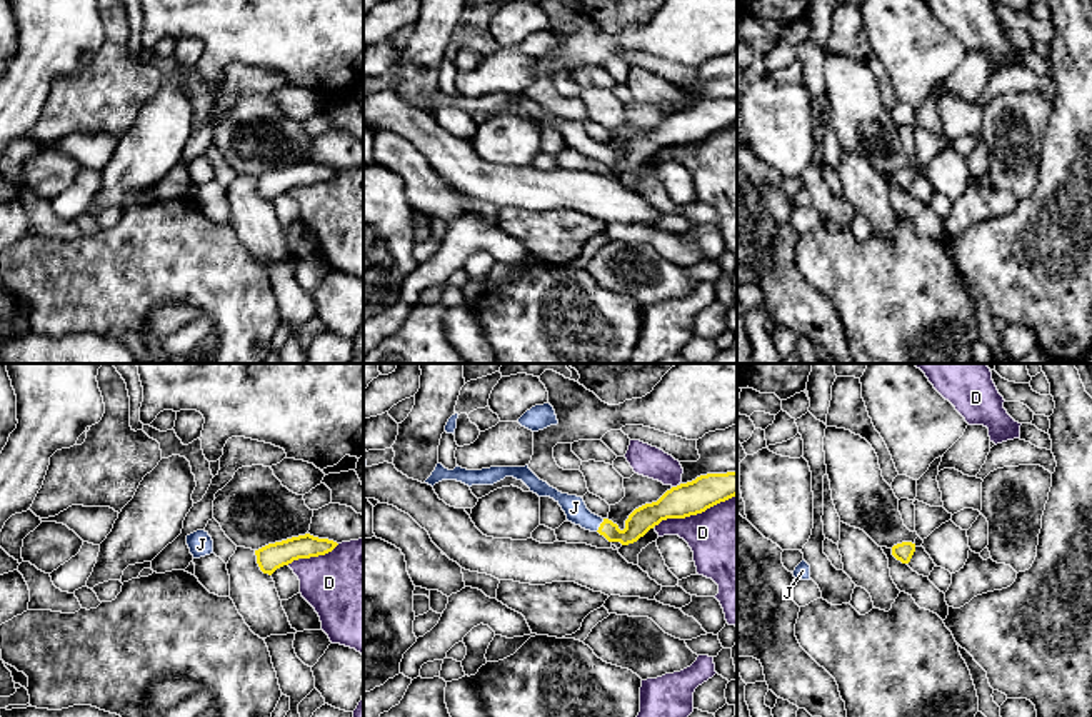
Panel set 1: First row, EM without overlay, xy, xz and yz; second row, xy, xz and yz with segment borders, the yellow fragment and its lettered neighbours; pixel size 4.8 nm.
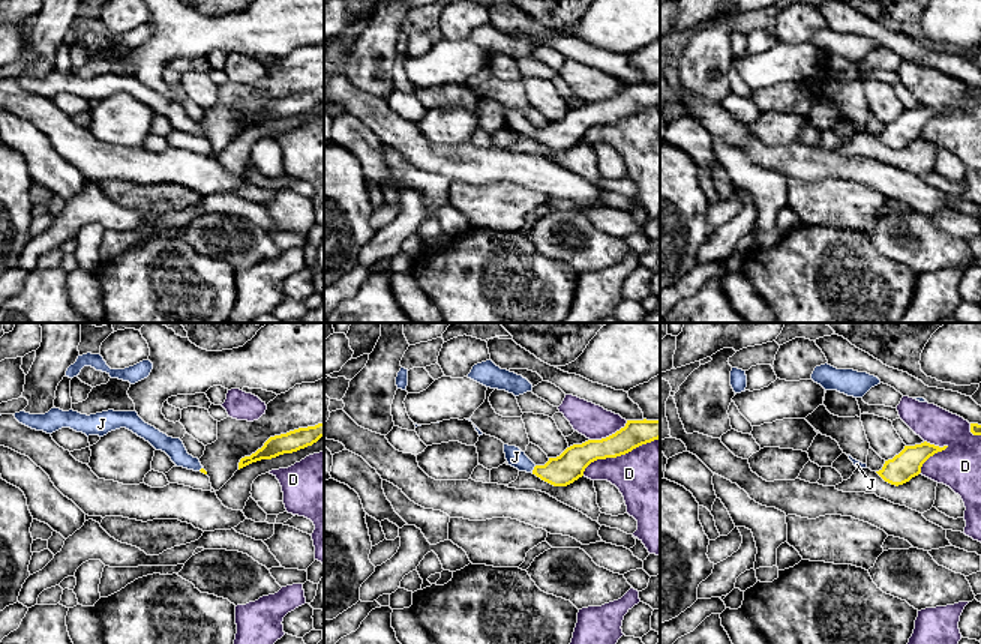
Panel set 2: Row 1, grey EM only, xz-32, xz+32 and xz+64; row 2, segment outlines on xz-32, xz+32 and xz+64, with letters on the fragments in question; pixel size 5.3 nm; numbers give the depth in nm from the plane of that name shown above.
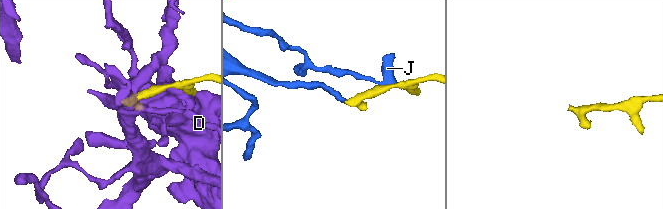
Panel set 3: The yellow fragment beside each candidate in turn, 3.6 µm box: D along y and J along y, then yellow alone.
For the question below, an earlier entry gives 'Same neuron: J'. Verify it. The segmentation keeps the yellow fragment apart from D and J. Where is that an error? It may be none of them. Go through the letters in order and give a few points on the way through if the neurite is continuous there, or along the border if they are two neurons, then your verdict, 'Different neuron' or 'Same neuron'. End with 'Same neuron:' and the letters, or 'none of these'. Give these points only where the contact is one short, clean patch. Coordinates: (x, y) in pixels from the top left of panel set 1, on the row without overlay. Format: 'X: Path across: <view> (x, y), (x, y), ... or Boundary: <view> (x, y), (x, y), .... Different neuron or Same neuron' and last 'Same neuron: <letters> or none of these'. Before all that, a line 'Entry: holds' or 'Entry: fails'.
Entry: holds
D: Different neuron
J: Path across: xz (641, 147), (627, 160), (601, 152), (587, 147), (574, 134). Same neuron
Same neuron: J

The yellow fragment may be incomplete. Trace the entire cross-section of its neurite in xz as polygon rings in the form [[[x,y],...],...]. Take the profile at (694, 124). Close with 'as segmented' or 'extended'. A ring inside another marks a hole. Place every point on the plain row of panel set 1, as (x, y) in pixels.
[[[437,90],[425,110],[433,113],[442,107],[457,107],[468,113],[493,112],[505,103],[522,107],[538,123],[554,125],[565,138],[569,148],[585,157],[599,158],[609,168],[620,168],[622,172],[637,168],[662,147],[697,142],[737,122],[737,98],[700,102],[692,108],[672,113],[657,128],[635,135],[625,147],[625,155],[620,157],[612,147],[592,140],[582,123],[562,120],[540,107],[528,92],[482,97],[467,97],[457,92],[453,97],[448,97]]]; extended

